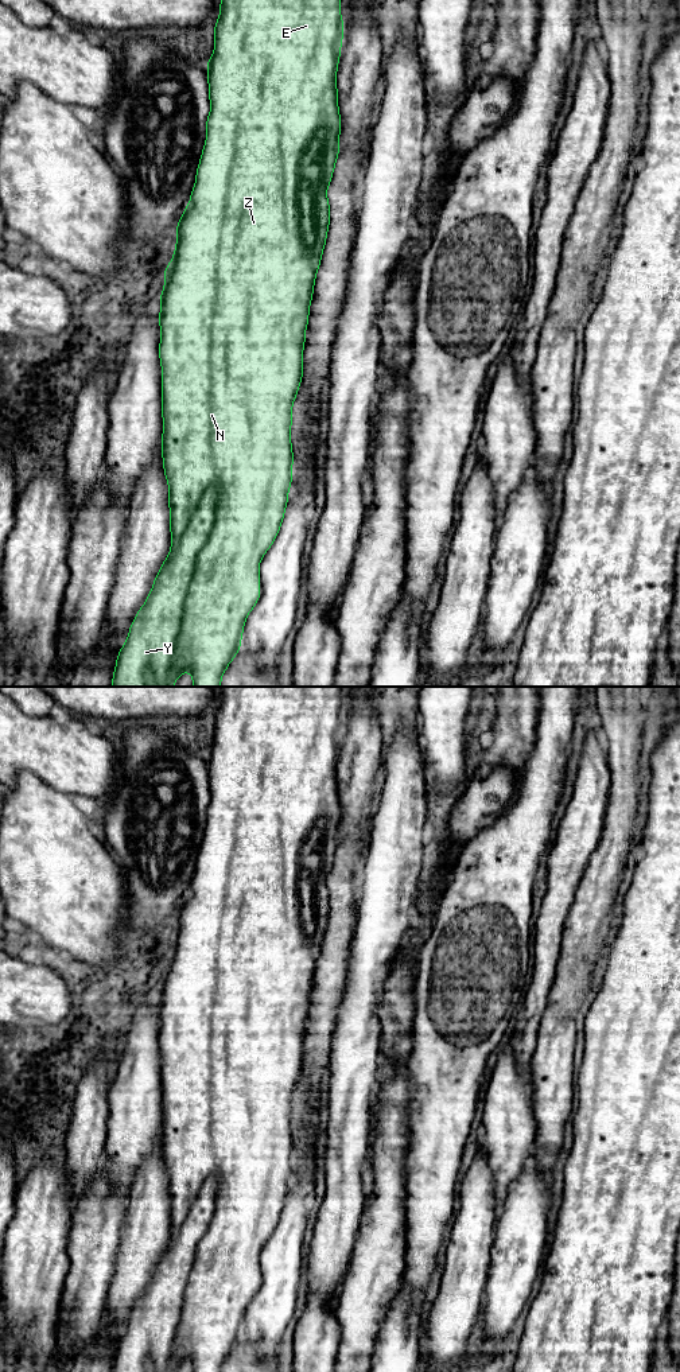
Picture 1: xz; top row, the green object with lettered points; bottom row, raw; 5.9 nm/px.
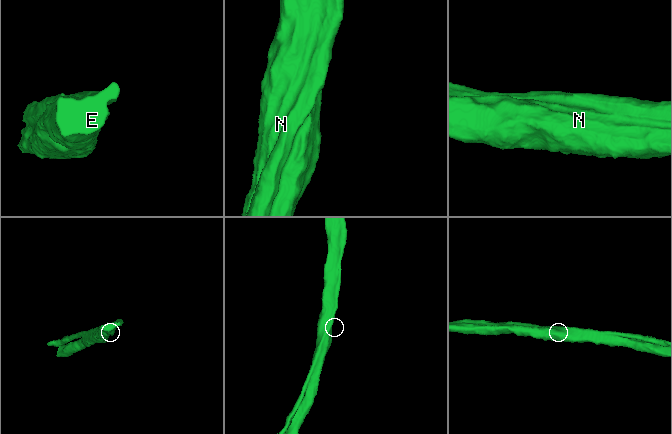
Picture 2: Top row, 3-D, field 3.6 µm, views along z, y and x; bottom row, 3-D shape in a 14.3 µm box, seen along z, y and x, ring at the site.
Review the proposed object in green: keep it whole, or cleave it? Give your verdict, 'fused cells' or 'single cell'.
fused cells

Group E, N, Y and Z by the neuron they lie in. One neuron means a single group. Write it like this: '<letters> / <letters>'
E N Z / Y

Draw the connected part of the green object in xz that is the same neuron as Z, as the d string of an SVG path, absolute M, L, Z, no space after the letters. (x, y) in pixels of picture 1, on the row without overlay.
M221 687L219 707L214 715L214 741L206 753L210 802L206 808L206 831L197 856L195 874L190 890L175 917L176 933L172 949L164 959L164 977L160 983L162 1107L163 1159L168 1173L171 1237L178 1233L201 1188L209 1178L215 1179L214 1217L195 1249L195 1262L184 1293L180 1325L172 1345L167 1372L175 1372L183 1361L190 1361L193 1372L221 1372L221 1368L241 1338L248 1303L260 1289L260 1249L272 1236L281 1217L292 1173L294 1142L291 1132L292 1095L303 1069L303 1038L308 1015L310 994L316 961L330 916L327 878L339 846L342 817L337 759L343 728L341 706L342 687Z

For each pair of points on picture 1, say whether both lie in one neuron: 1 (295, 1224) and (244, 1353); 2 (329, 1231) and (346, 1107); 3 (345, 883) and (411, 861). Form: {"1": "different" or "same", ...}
{"1": "different", "2": "same", "3": "different"}

